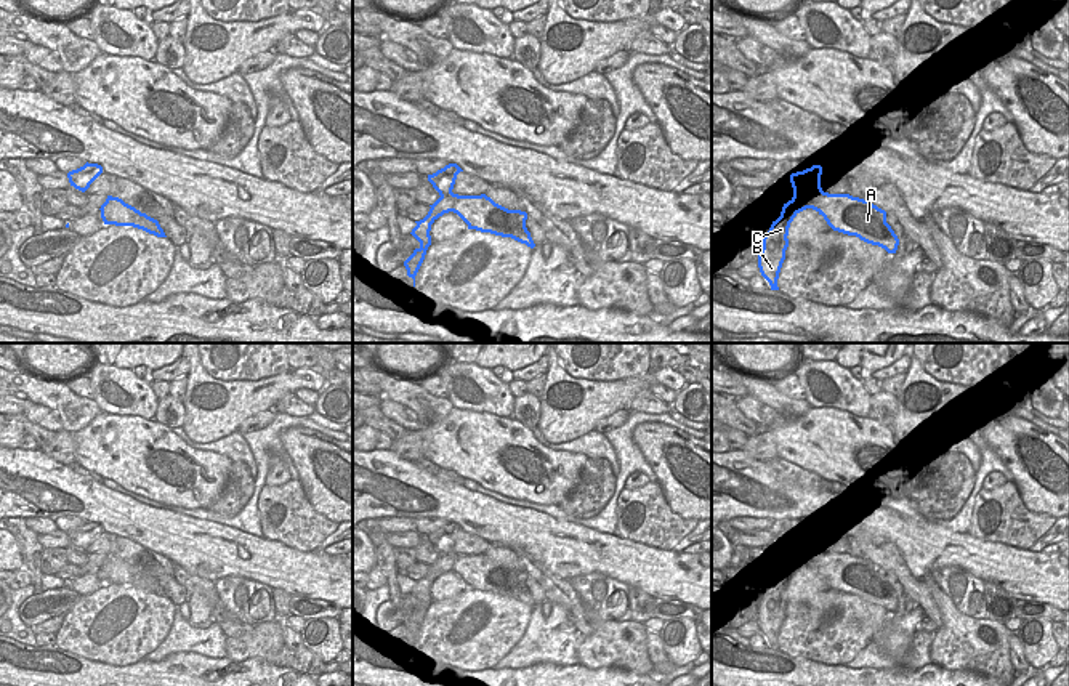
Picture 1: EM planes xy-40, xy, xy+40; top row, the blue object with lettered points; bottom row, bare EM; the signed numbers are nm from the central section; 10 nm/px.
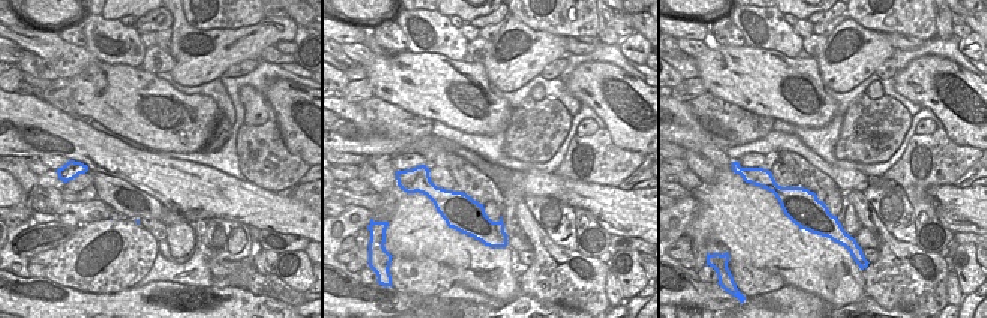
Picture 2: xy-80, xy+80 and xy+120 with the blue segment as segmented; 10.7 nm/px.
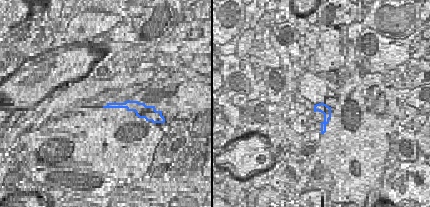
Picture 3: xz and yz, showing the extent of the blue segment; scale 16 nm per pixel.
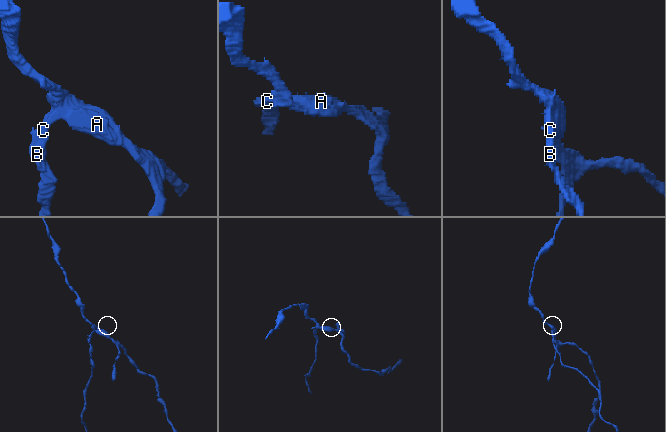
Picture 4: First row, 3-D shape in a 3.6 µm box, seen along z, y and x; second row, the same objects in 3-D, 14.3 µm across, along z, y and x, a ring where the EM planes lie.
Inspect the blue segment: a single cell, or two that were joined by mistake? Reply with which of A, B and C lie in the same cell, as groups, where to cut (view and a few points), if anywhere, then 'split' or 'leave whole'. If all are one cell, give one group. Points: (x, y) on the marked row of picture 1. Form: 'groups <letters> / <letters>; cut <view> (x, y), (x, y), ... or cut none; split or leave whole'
groups A / B C; cut xy (441, 196), (454, 199), (454, 210); split

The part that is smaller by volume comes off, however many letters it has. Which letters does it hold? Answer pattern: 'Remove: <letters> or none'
Remove: B, C

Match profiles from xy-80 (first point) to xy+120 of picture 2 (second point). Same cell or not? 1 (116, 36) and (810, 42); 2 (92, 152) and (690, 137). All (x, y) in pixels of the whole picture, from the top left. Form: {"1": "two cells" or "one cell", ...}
{"1": "two cells", "2": "one cell"}

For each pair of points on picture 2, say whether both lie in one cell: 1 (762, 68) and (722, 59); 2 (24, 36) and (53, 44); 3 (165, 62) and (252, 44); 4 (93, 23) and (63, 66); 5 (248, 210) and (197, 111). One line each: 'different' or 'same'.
1: same
2: same
3: different
4: different
5: different

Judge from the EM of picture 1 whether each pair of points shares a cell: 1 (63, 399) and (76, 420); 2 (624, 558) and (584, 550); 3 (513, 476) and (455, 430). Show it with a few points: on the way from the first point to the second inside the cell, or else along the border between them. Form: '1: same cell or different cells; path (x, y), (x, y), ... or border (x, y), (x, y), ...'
1: same cell; path (68, 404), (76, 415)
2: same cell; path (614, 556), (593, 552)
3: same cell; path (499, 462), (484, 447), (470, 443)

